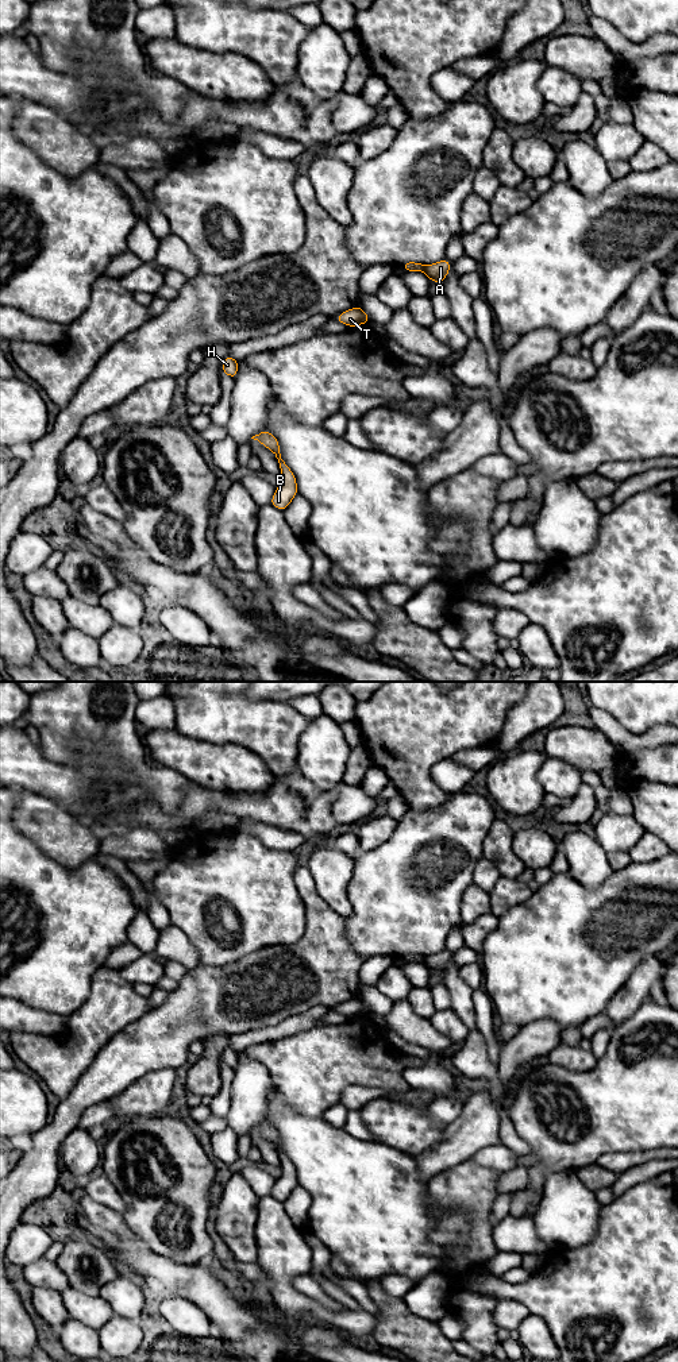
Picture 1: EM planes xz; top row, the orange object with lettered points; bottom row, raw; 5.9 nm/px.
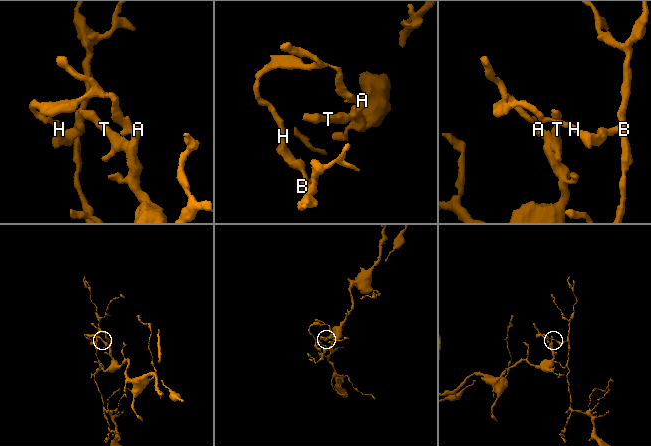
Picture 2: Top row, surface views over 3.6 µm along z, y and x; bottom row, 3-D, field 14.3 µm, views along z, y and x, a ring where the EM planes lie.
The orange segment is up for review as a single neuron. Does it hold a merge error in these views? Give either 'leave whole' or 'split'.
split

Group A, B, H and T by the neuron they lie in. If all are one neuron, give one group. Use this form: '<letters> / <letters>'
A T / B H

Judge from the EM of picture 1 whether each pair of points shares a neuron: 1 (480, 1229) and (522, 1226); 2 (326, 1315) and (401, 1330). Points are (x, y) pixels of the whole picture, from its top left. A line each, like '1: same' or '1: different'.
1: different
2: different

